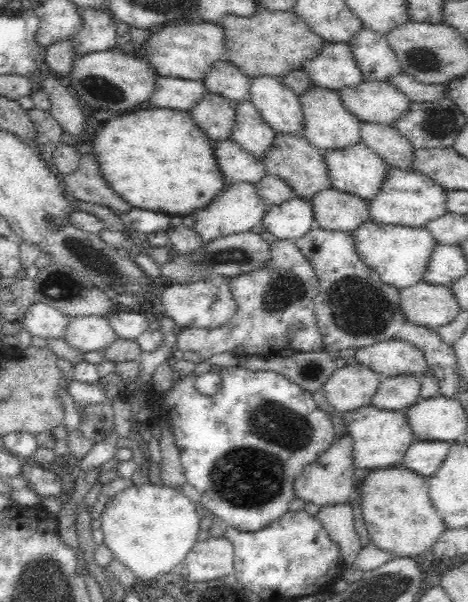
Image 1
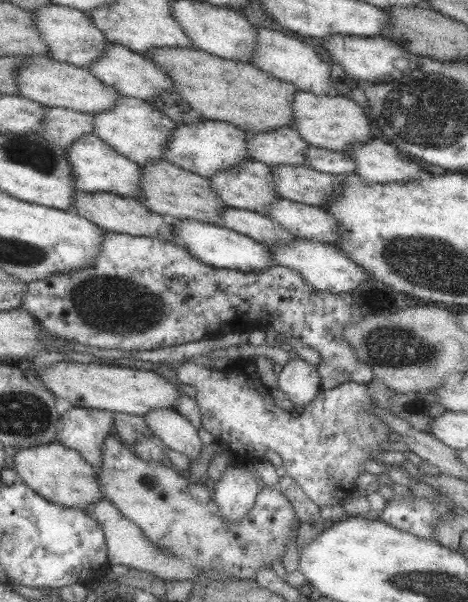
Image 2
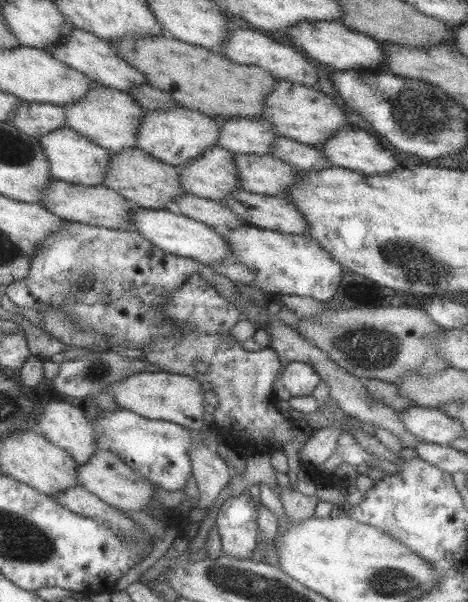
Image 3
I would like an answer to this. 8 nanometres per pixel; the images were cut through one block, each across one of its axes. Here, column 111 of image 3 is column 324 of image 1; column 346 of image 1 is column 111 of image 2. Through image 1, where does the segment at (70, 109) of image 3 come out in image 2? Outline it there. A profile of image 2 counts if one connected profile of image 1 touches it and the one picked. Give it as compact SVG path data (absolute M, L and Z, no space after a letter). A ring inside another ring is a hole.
M121 96L119 102L111 110L93 114L93 116L95 116L93 134L97 134L105 144L109 144L121 156L137 162L139 166L163 160L171 134L179 128L177 122L173 122L161 110L155 110L149 102L137 100L137 98L127 98L127 96Z

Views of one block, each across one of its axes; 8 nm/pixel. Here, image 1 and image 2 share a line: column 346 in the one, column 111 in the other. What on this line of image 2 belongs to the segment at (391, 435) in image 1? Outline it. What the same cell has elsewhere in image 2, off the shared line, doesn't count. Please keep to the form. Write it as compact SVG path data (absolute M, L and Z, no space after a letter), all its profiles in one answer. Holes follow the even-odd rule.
M71 408L61 414L57 442L77 450L93 468L103 466L103 442L113 432L115 416L107 410Z

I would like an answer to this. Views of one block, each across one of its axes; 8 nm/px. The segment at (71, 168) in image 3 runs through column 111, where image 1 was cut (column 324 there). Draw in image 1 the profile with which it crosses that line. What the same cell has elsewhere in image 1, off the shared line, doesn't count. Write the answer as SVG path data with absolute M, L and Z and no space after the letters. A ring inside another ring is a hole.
M354 144L344 150L324 152L328 176L334 190L360 196L370 202L382 190L382 182L388 178L390 164L386 164L366 144Z

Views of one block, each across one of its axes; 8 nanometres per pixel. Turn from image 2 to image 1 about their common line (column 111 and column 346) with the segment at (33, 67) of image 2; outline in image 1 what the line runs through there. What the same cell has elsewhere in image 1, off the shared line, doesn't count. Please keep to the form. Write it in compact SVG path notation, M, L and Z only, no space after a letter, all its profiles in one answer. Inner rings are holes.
M368 80L354 88L340 88L338 94L344 106L366 124L394 126L394 122L412 108L412 100L400 88L380 80Z

